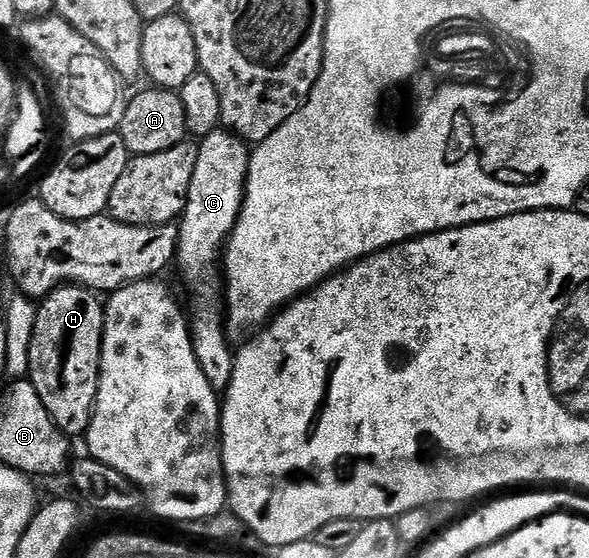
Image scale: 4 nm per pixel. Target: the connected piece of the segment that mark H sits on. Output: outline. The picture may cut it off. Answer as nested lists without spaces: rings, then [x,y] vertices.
[[[59,285],[39,302],[30,337],[27,380],[32,382],[42,407],[65,437],[83,438],[92,421],[100,382],[100,356],[104,334],[101,298],[83,285]]]

